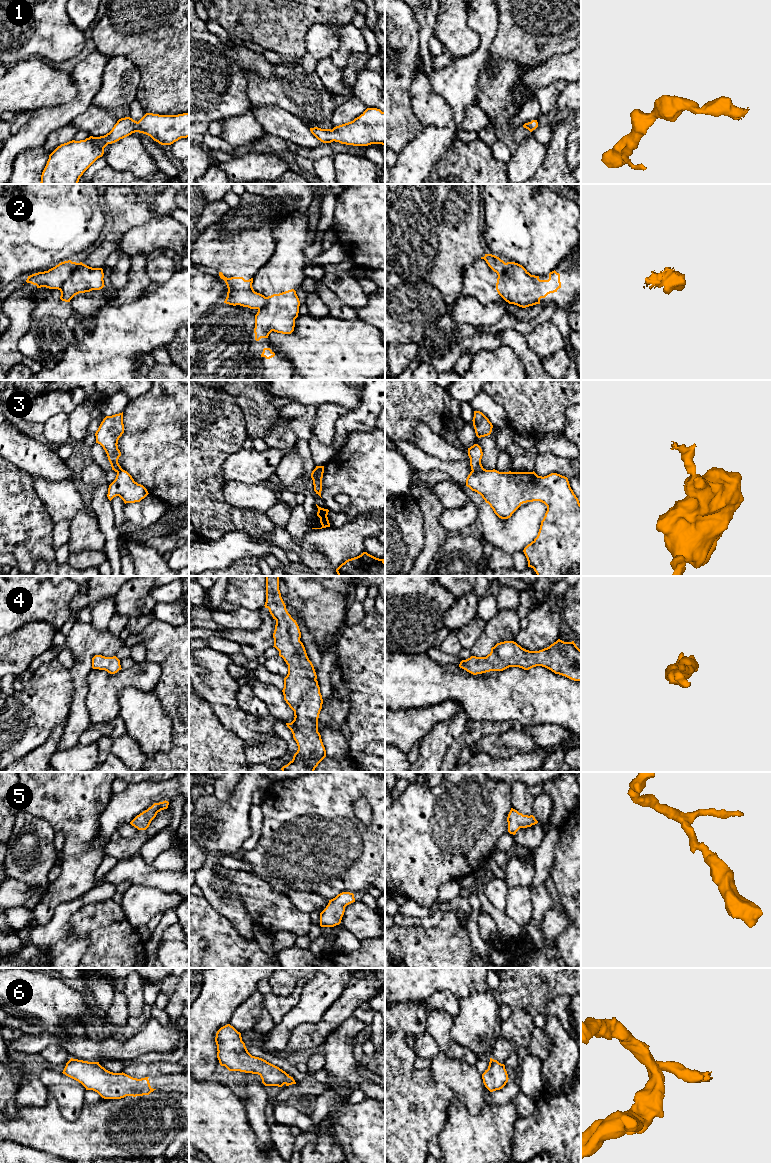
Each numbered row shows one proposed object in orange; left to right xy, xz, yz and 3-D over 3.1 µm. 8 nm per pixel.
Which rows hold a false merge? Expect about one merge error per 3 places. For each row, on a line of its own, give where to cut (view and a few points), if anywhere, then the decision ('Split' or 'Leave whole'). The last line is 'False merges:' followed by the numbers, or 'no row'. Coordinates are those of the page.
1: No split. Leave whole
2: Split along xy (82, 263), (75, 266), (71, 275), (59, 289). Split
3: Split along yz (484, 469), (472, 471). Split
4: No split. Leave whole
5: No split. Leave whole
6: No split. Leave whole
False merges: 2, 3

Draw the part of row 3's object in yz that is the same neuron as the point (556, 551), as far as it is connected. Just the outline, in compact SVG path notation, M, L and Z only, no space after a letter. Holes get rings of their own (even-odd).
M495 469L493 470L482 470L482 471L471 471L466 479L466 486L469 487L472 491L477 492L482 496L486 503L490 505L494 513L501 519L508 519L512 514L523 504L527 502L540 501L547 506L547 511L543 520L541 521L540 529L537 537L528 544L523 552L528 561L528 567L531 567L536 572L537 576L581 576L581 504L579 503L578 498L574 494L573 490L570 487L568 478L557 473L551 473L547 476L538 476L534 471L533 472L499 472Z

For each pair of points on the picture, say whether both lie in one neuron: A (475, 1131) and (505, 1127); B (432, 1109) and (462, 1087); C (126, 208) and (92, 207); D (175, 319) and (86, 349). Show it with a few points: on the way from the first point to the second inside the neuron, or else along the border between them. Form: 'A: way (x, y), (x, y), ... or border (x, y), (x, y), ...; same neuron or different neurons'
A: way (482, 1131), (491, 1131), (498, 1127); same neuron
B: border (435, 1079), (444, 1083), (453, 1092), (455, 1098); different neurons
C: border (101, 198), (101, 204), (108, 221); different neurons
D: way (153, 320), (138, 328), (126, 331), (108, 349); same neuron

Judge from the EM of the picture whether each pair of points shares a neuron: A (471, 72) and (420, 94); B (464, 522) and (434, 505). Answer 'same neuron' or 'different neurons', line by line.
A: different neurons
B: different neurons

